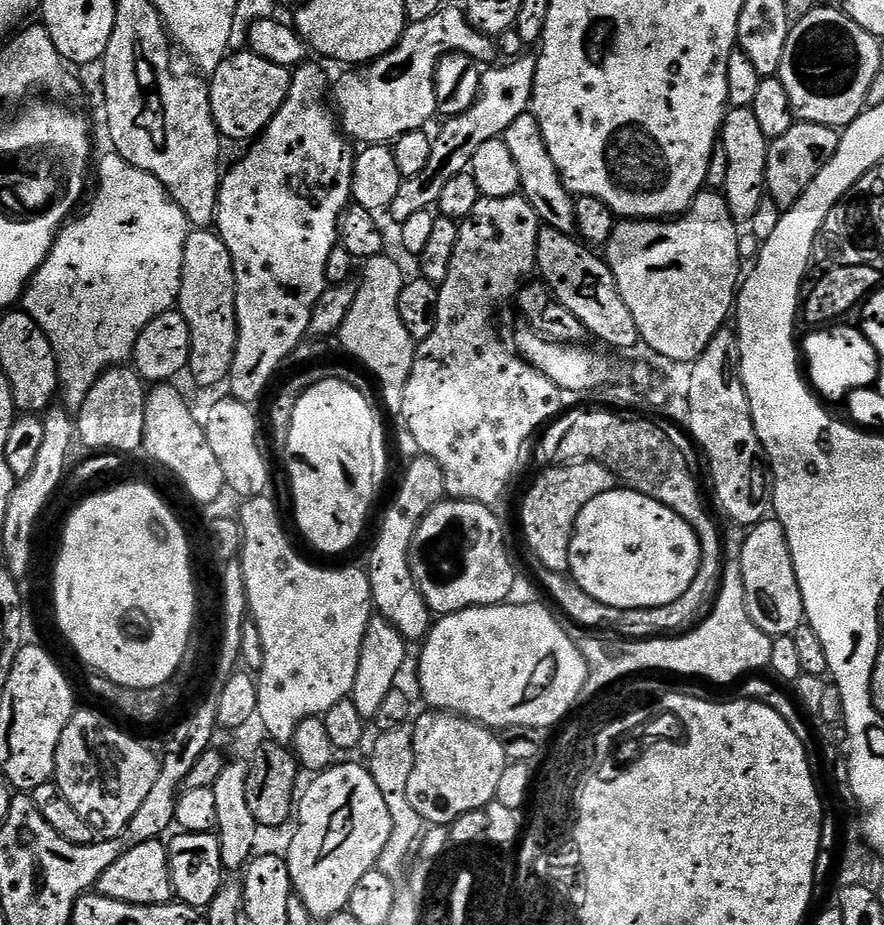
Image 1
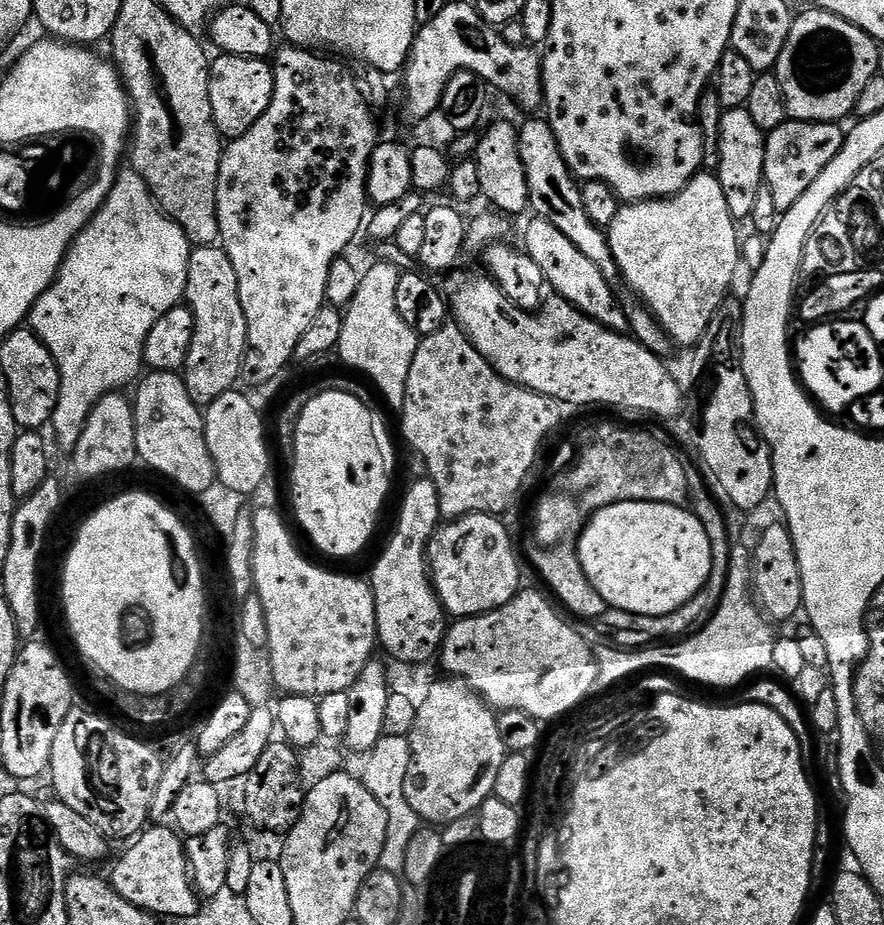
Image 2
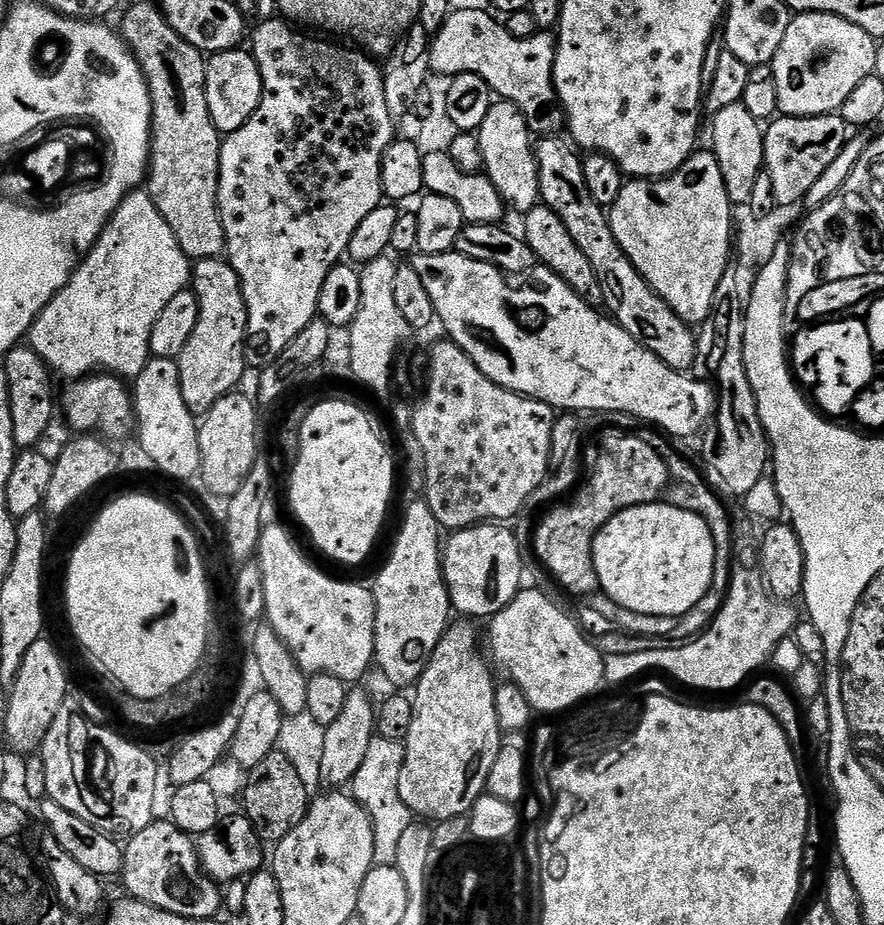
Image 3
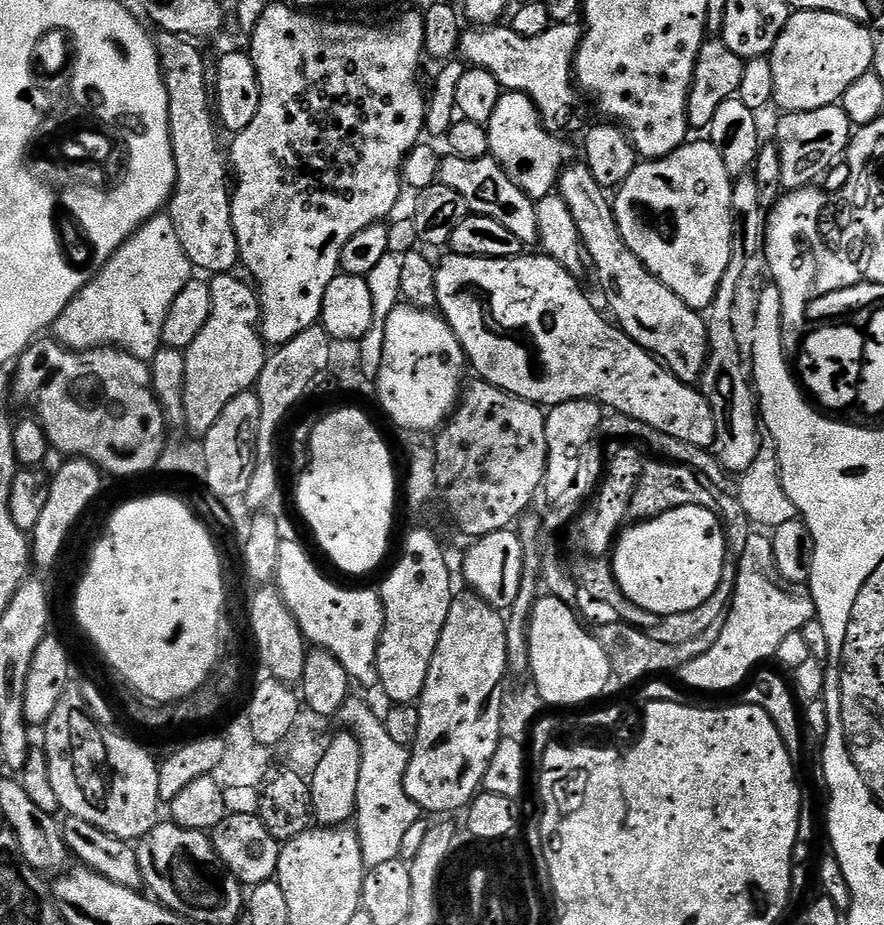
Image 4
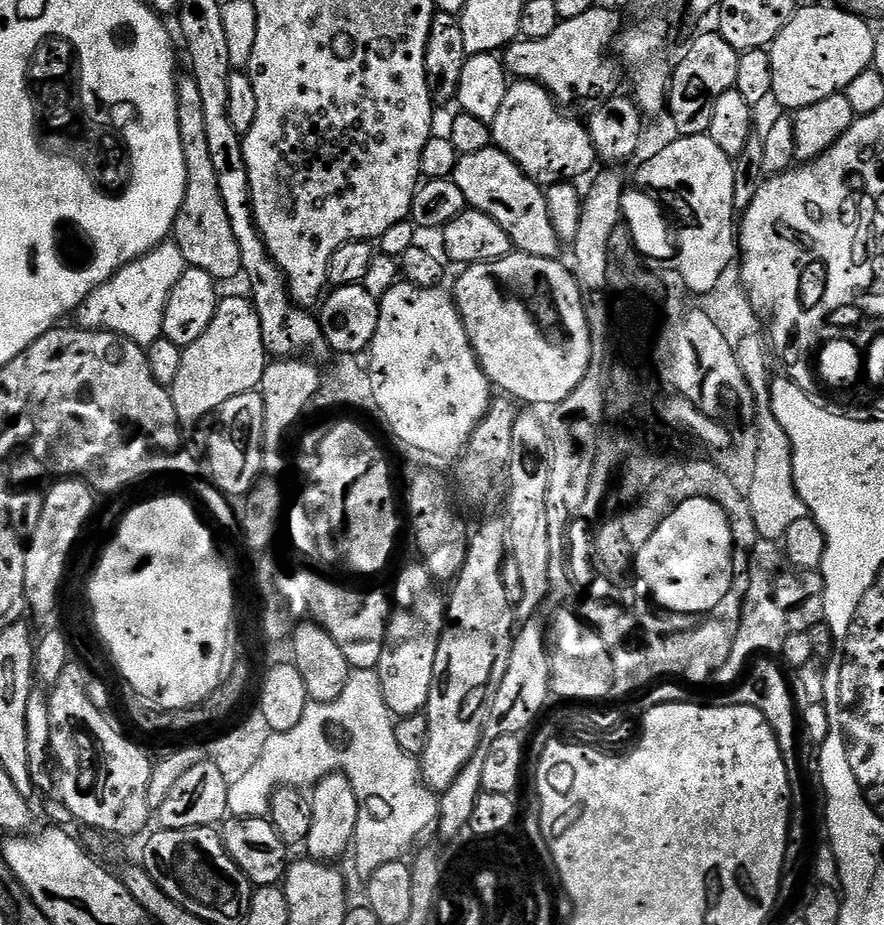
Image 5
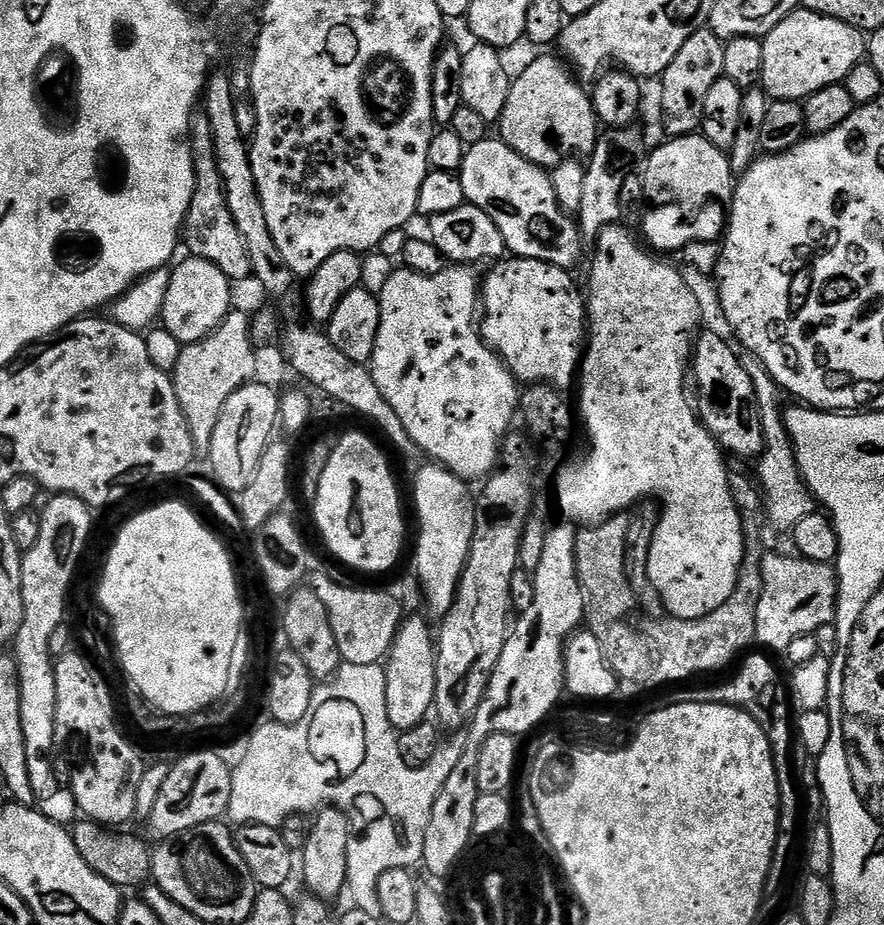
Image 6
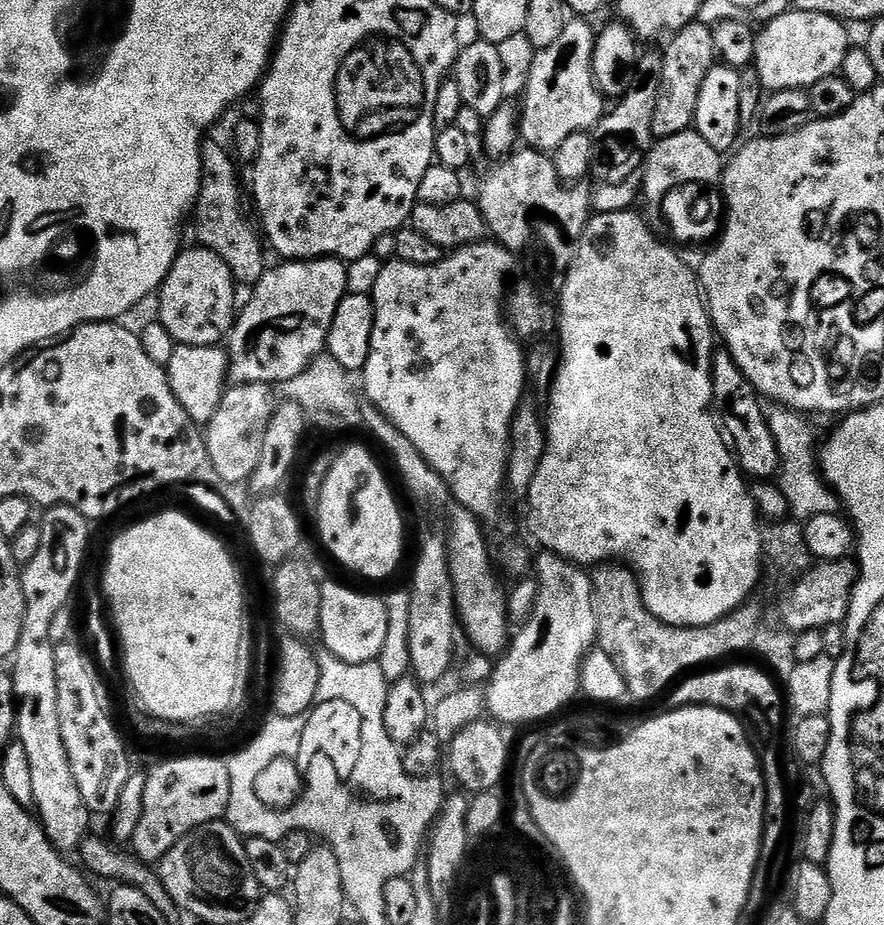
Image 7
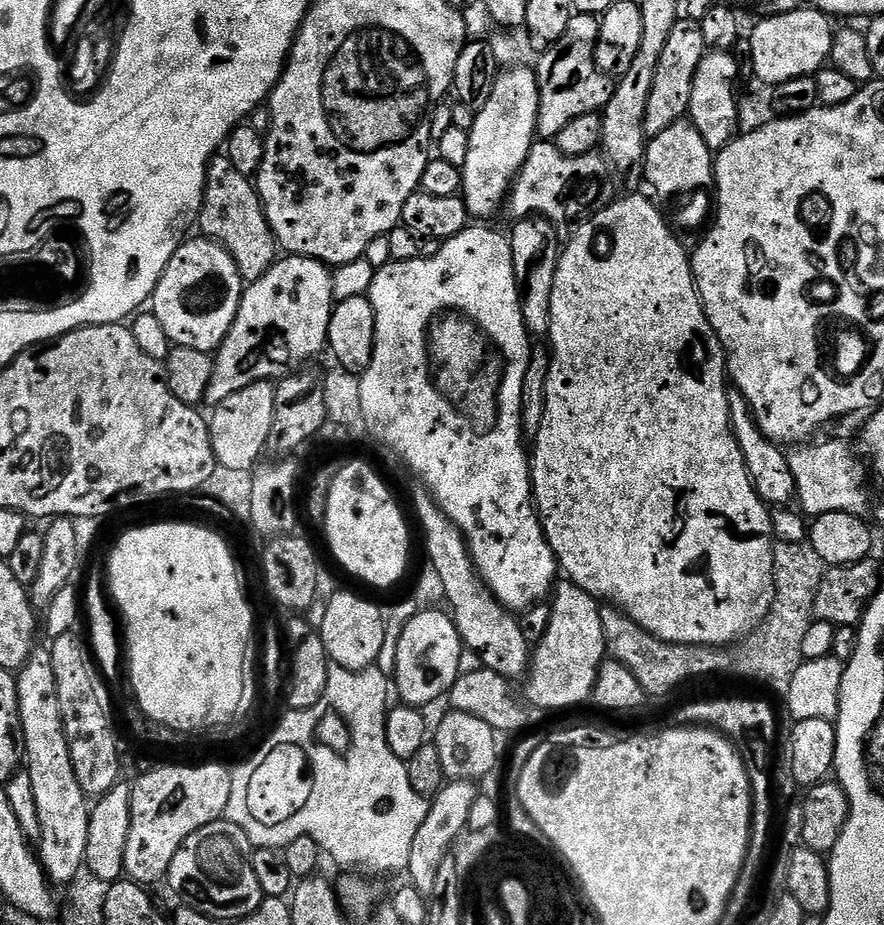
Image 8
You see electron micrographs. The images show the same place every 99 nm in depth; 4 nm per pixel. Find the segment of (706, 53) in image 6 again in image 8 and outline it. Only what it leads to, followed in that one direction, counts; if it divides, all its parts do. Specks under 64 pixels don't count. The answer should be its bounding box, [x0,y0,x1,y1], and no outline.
[644,18,705,137]

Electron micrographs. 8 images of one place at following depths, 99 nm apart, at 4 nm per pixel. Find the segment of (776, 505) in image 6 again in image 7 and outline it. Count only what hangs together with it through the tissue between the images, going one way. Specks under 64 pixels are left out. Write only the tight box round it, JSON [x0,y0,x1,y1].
[768,406,842,522]

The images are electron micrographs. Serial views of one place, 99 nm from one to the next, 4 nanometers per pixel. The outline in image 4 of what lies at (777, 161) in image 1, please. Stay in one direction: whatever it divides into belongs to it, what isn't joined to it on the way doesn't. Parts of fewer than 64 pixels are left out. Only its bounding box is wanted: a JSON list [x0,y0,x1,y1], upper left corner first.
[774,104,854,190]

